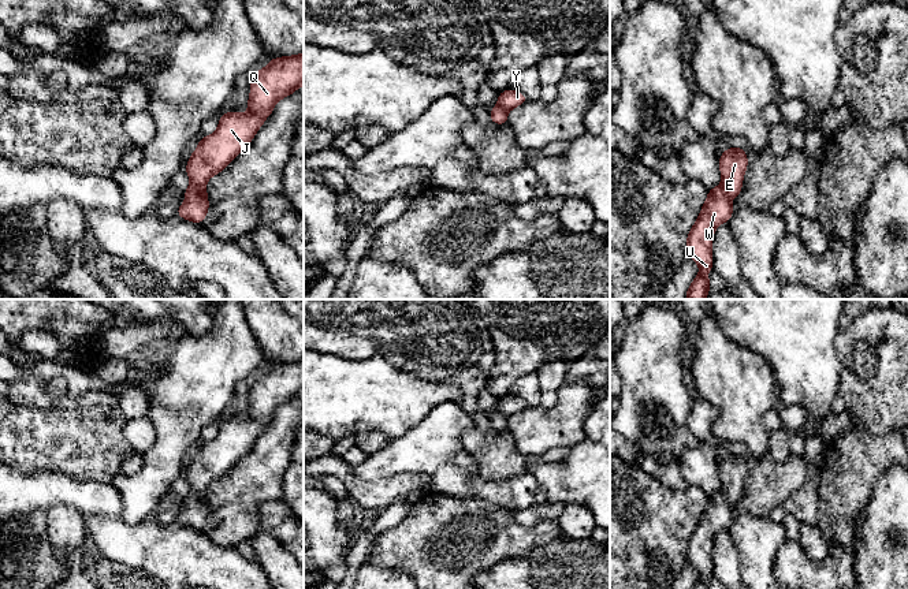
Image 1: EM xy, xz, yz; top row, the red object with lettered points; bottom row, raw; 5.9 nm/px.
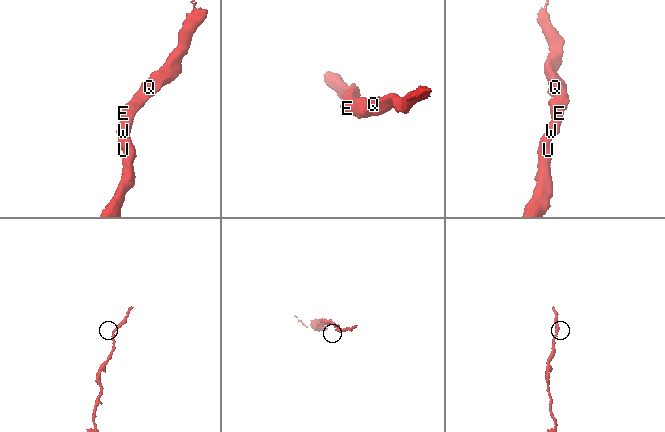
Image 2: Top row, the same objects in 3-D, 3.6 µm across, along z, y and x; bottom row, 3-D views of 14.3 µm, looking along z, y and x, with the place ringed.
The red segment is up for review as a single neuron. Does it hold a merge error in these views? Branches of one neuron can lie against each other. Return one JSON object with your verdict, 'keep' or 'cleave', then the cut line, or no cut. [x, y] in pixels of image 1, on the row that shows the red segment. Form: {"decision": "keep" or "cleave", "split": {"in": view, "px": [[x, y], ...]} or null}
{"decision": "keep", "split": null}

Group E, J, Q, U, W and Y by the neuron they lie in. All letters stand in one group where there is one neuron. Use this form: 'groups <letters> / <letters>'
groups E J Q U W Y

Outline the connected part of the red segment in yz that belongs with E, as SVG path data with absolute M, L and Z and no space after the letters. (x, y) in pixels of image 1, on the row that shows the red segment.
M729 148L719 157L722 183L708 190L700 215L686 238L686 256L702 269L686 290L686 299L706 299L711 288L707 273L714 268L712 236L719 224L732 219L732 198L740 195L747 167L744 148Z

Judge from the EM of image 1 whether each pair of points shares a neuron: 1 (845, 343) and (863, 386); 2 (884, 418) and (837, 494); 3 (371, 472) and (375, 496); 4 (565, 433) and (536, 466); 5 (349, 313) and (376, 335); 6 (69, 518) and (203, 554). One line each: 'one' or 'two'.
1: one
2: two
3: two
4: two
5: one
6: two

